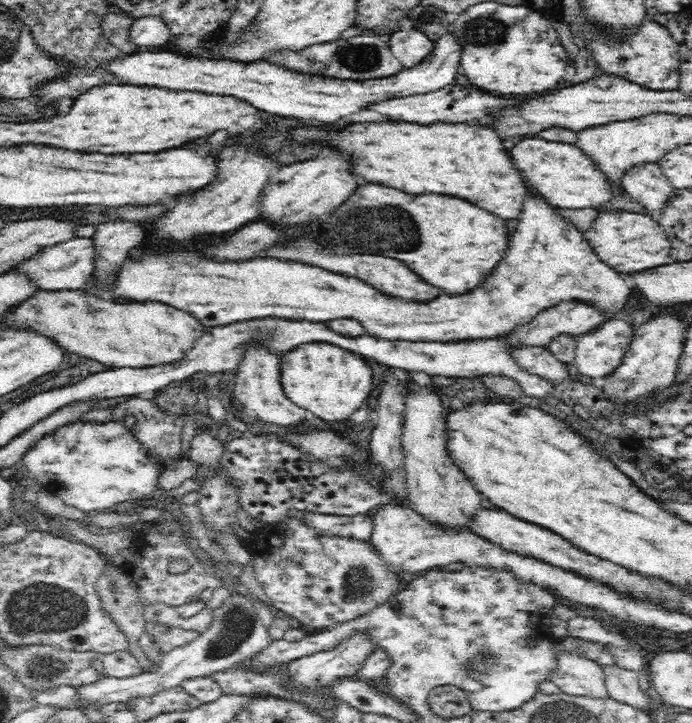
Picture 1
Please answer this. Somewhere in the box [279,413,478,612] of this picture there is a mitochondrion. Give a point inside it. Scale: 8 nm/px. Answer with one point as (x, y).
(358, 584)

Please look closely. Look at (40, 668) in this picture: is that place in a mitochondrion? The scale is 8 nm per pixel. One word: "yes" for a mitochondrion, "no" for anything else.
yes

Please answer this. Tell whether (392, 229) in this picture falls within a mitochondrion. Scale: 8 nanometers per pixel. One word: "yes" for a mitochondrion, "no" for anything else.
yes

